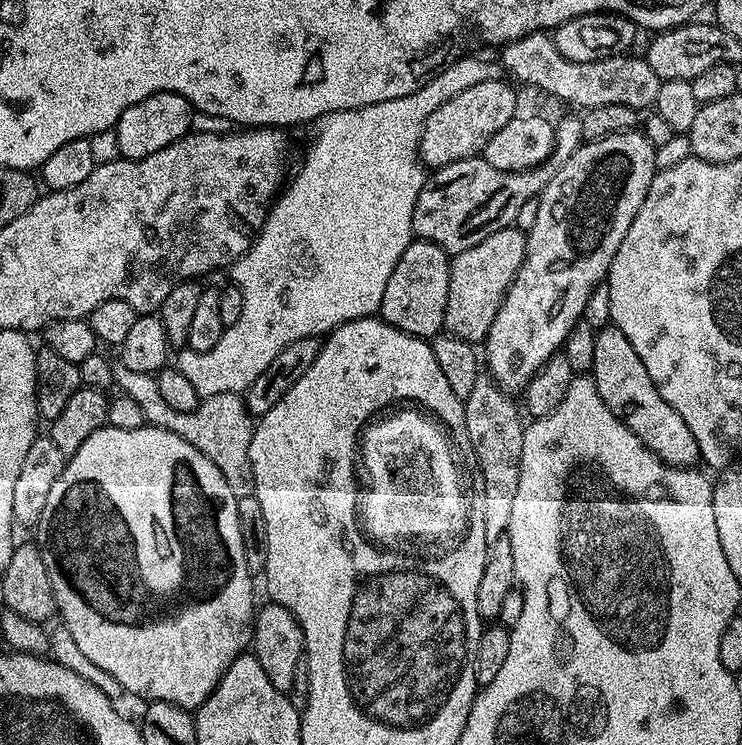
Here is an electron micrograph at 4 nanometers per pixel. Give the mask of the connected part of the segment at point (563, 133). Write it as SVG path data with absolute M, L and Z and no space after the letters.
M572 115L575 116L564 116L560 121L558 119L555 121L556 141L552 147L552 153L541 164L525 172L503 172L490 166L490 162L486 162L480 156L472 156L469 160L459 160L444 168L435 169L425 179L424 188L418 194L418 202L414 206L412 219L413 233L421 240L434 242L447 253L455 254L462 250L470 250L470 246L478 246L482 238L490 238L490 234L512 226L521 205L530 198L539 197L544 187L550 182L550 178L554 178L554 174L558 174L558 170L562 170L562 166L566 166L566 162L570 162L572 155L580 149L584 140L582 120L579 115Z

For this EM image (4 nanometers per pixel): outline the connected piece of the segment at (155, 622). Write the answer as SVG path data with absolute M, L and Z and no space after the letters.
M105 426L90 434L82 446L78 448L77 452L67 457L62 474L58 478L58 482L54 482L54 486L50 489L50 498L46 502L46 510L42 510L42 518L38 525L38 533L39 532L40 540L38 539L38 547L42 558L45 560L46 571L50 576L50 586L53 587L53 596L56 599L59 618L61 616L61 618L64 619L64 624L68 627L68 632L72 635L72 640L76 643L77 650L80 651L94 667L101 668L108 676L113 676L126 691L133 692L136 696L145 696L145 701L148 702L161 700L162 702L177 704L179 708L195 710L206 702L206 698L211 692L216 691L216 688L220 685L220 679L224 677L228 667L231 666L239 656L245 655L246 649L251 645L252 626L254 617L258 611L258 603L256 604L256 596L252 593L254 577L251 570L246 566L246 550L242 544L242 526L238 522L238 497L234 494L234 490L230 490L230 486L226 486L226 478L222 478L222 470L218 470L218 466L214 466L214 462L210 462L210 458L206 458L206 454L202 454L194 446L190 446L190 442L186 442L178 434L167 432L164 428L154 428L151 426L132 430L116 429Z

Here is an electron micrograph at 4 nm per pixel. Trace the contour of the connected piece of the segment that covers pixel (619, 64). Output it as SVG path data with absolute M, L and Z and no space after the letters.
M532 32L528 36L518 38L514 42L503 45L502 52L504 52L502 68L505 73L510 72L522 83L533 84L534 87L541 88L546 95L557 96L558 99L565 100L566 103L580 108L576 110L587 110L611 103L635 110L651 109L658 98L658 90L662 83L658 74L654 74L654 70L650 70L647 59L640 57L639 60L638 57L632 56L633 54L602 58L598 62L570 62L566 58L562 58L562 54L558 54L558 50L548 32Z

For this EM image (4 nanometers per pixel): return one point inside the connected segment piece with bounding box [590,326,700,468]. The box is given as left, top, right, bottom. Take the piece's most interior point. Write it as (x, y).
(621, 380)

